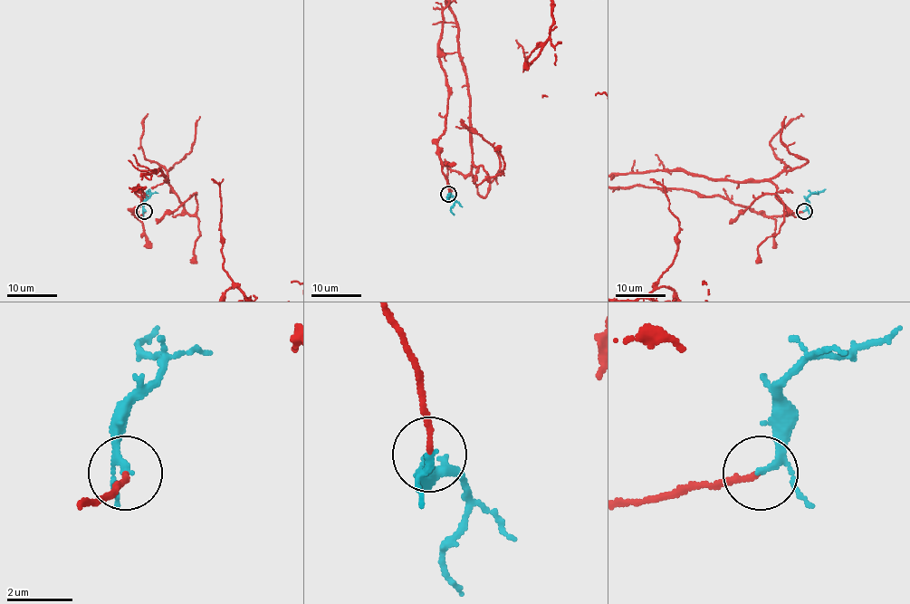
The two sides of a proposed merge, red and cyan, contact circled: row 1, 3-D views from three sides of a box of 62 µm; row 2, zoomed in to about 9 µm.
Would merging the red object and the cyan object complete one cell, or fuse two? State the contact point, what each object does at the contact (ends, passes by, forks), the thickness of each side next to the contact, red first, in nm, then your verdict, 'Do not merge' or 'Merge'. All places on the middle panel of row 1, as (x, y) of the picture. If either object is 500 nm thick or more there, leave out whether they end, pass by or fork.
Place: (448, 194). At the ring red ends. At the ring cyan passes by. Thickness 170 nm (red) against 130 nm. Merge

